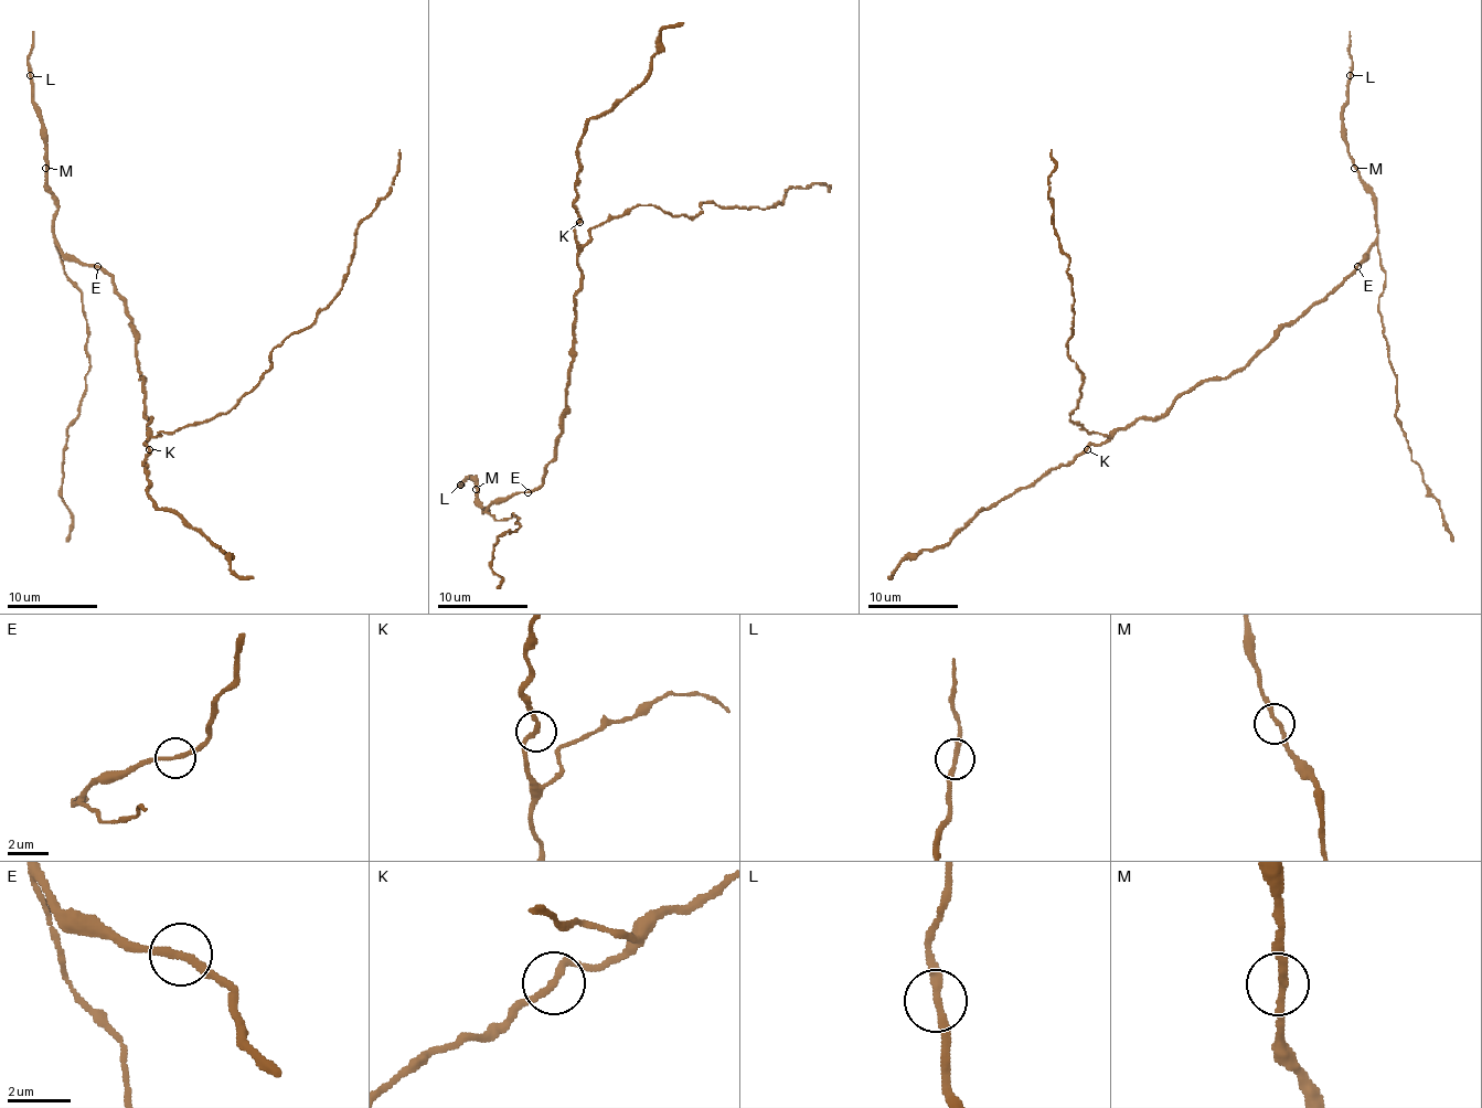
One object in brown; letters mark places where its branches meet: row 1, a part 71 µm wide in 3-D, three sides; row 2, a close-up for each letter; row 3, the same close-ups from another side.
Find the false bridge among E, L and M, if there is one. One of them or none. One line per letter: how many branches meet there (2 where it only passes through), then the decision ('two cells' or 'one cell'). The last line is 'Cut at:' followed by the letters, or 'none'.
E: 2 | one cell
L: 2 | one cell
M: 2 | one cell
Cut at: none

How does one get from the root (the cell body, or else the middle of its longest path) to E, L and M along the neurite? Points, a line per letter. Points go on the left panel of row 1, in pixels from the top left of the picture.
E: (142, 380), (134, 321), (115, 289), (113, 278), (97, 267)
L: (142, 380), (136, 328), (113, 278), (73, 260), (54, 237), (56, 198), (48, 183), (48, 152), (30, 75)
M: (142, 380), (136, 328), (113, 278), (97, 267), (73, 260), (54, 237), (56, 198), (48, 183), (45, 168)

